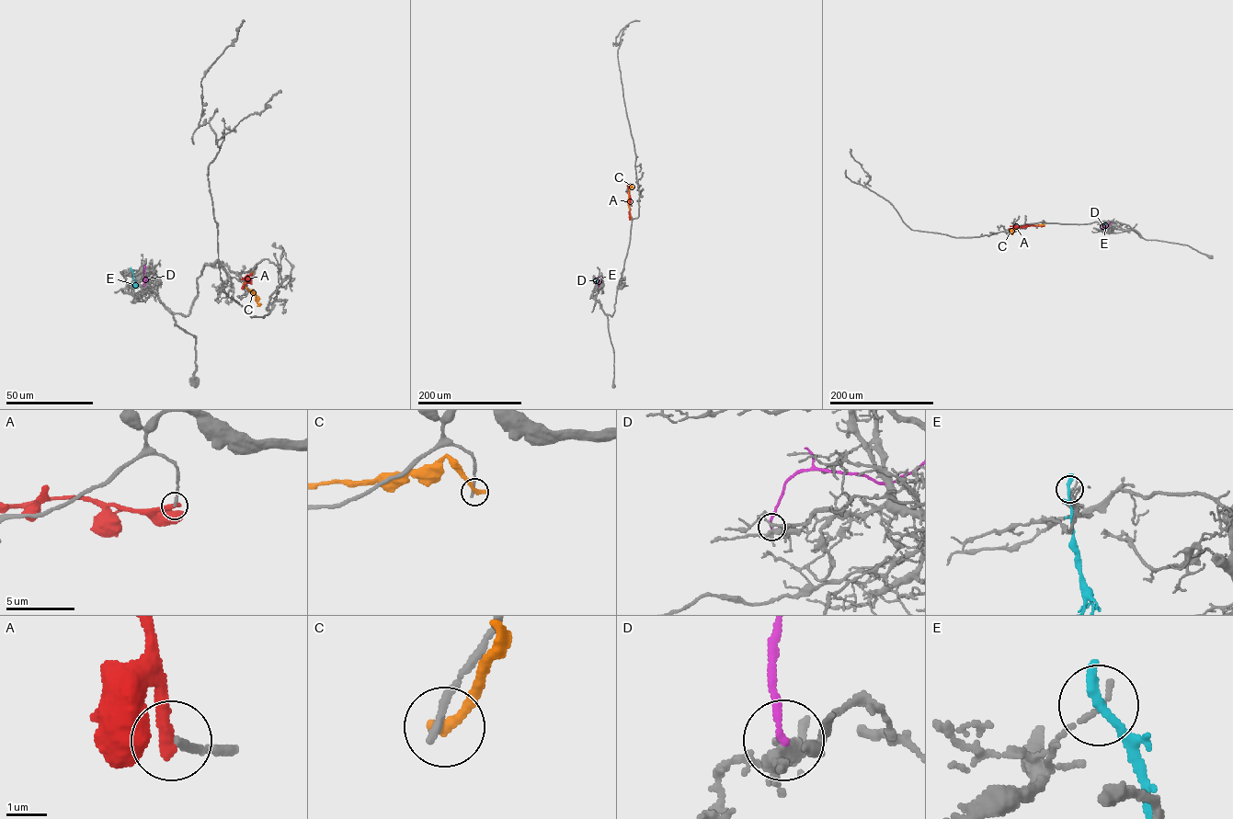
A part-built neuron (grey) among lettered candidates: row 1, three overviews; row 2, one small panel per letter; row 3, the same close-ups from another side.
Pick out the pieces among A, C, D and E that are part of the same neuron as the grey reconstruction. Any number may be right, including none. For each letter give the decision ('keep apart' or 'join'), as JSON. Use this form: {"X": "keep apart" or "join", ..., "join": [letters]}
{"A": "keep apart", "C": "keep apart", "D": "keep apart", "E": "keep apart", "join": []}

